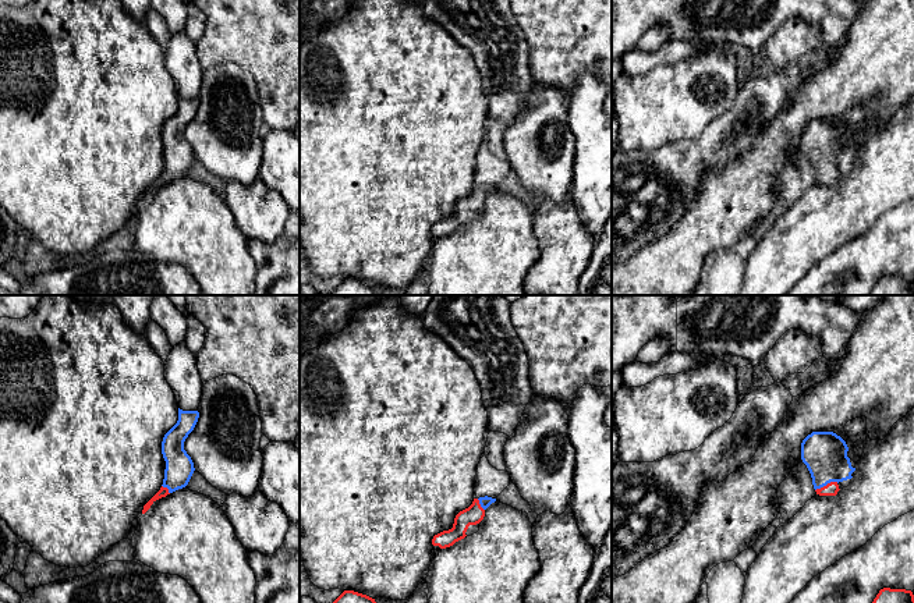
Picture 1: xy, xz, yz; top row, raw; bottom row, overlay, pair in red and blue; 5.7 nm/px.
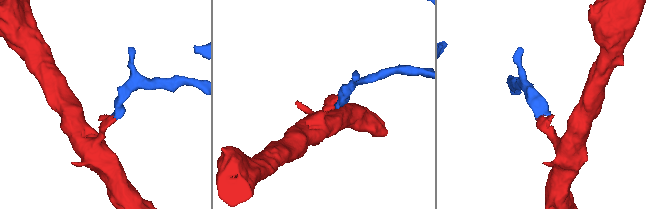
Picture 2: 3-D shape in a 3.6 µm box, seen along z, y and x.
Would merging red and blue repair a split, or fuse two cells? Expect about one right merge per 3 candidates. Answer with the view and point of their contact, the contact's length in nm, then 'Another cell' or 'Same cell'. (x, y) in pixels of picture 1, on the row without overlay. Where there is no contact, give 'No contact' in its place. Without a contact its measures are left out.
Touches red at yz (826, 173). Shared border 140 nm. Same cell

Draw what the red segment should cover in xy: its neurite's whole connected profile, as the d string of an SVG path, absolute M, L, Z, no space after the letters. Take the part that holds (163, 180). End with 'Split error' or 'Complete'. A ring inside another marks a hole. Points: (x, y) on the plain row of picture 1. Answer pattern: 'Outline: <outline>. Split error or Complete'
Outline: M178 96L178 109L164 123L162 130L162 142L166 149L163 173L144 194L142 202L145 202L156 188L188 173L195 156L191 145L184 138L184 130L194 118L198 106L198 99L183 99Z. Split error

